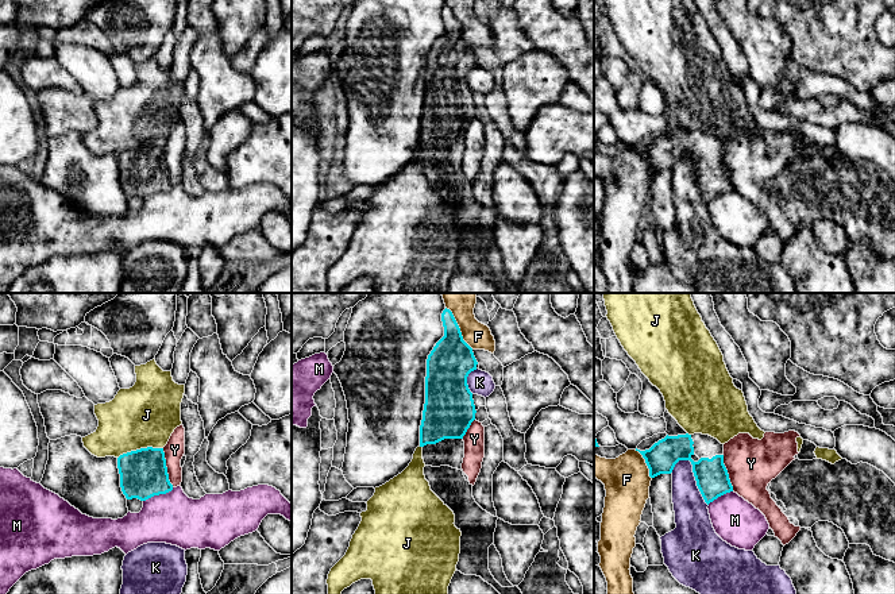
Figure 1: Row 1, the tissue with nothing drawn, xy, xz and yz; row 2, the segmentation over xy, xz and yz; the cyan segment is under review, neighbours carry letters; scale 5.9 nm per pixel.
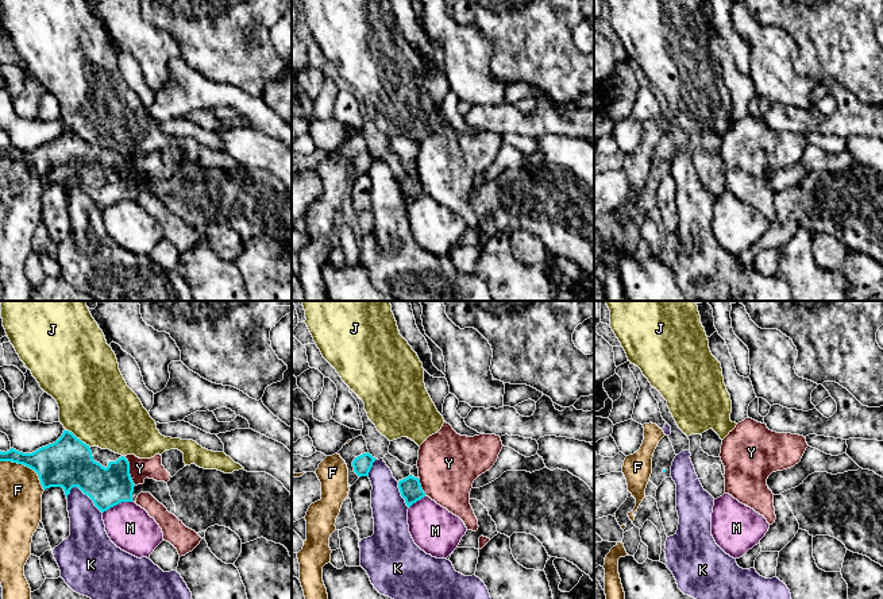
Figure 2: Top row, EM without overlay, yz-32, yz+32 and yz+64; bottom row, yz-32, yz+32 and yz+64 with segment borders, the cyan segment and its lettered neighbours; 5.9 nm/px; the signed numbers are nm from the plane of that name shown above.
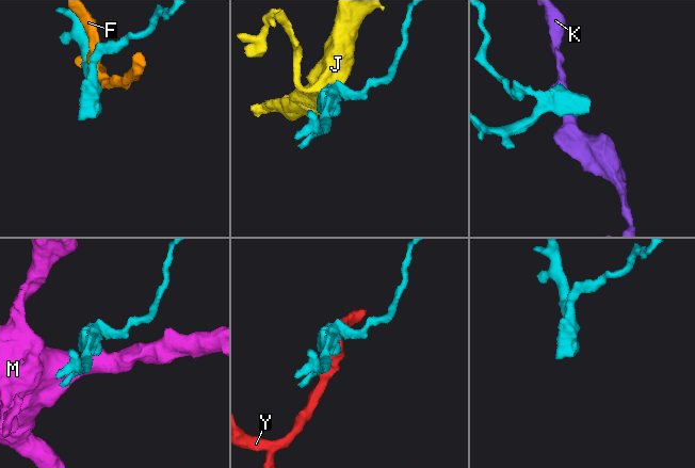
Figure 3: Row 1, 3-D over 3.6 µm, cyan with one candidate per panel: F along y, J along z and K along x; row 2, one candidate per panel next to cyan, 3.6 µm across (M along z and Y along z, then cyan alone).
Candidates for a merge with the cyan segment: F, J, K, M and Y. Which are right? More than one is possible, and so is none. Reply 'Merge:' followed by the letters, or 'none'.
Merge: none

